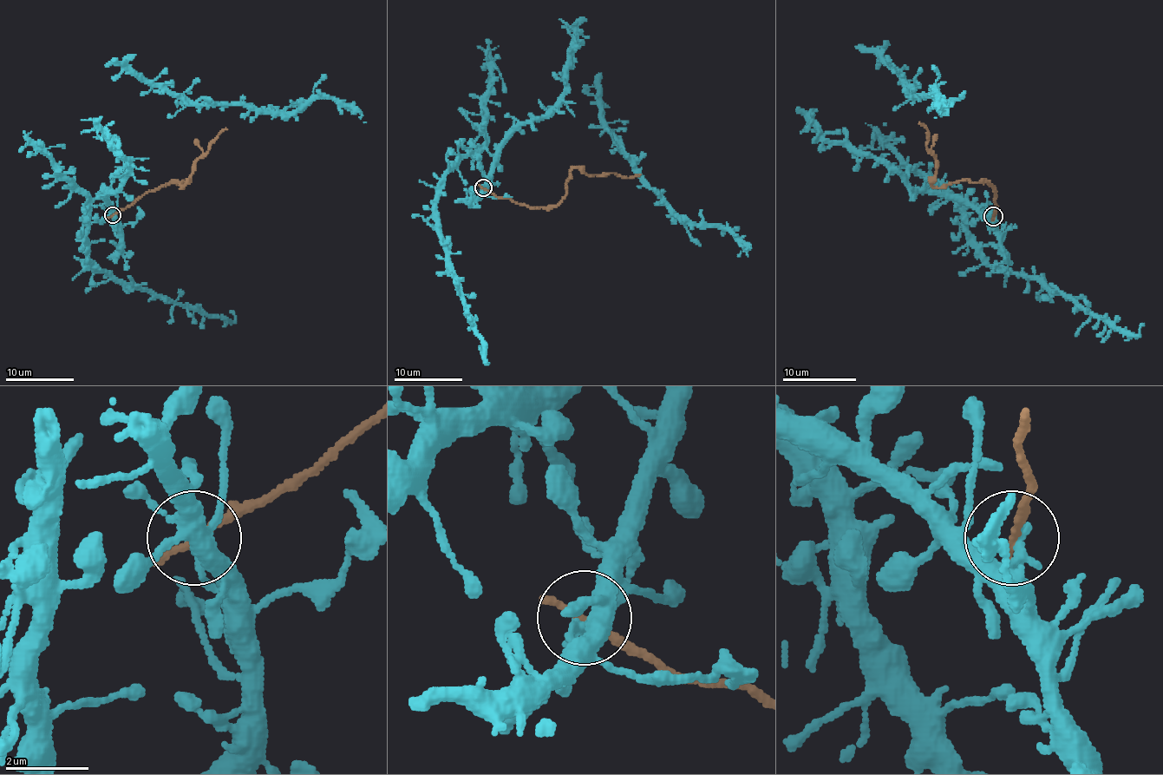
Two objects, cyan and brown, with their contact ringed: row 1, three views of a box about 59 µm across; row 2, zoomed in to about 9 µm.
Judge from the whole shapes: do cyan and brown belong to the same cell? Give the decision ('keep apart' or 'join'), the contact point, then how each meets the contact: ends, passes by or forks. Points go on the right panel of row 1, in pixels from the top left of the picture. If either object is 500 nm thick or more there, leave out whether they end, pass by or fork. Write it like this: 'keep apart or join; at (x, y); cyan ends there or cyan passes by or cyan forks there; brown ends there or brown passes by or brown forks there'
keep apart; at (993, 216); cyan ends there; brown ends there

